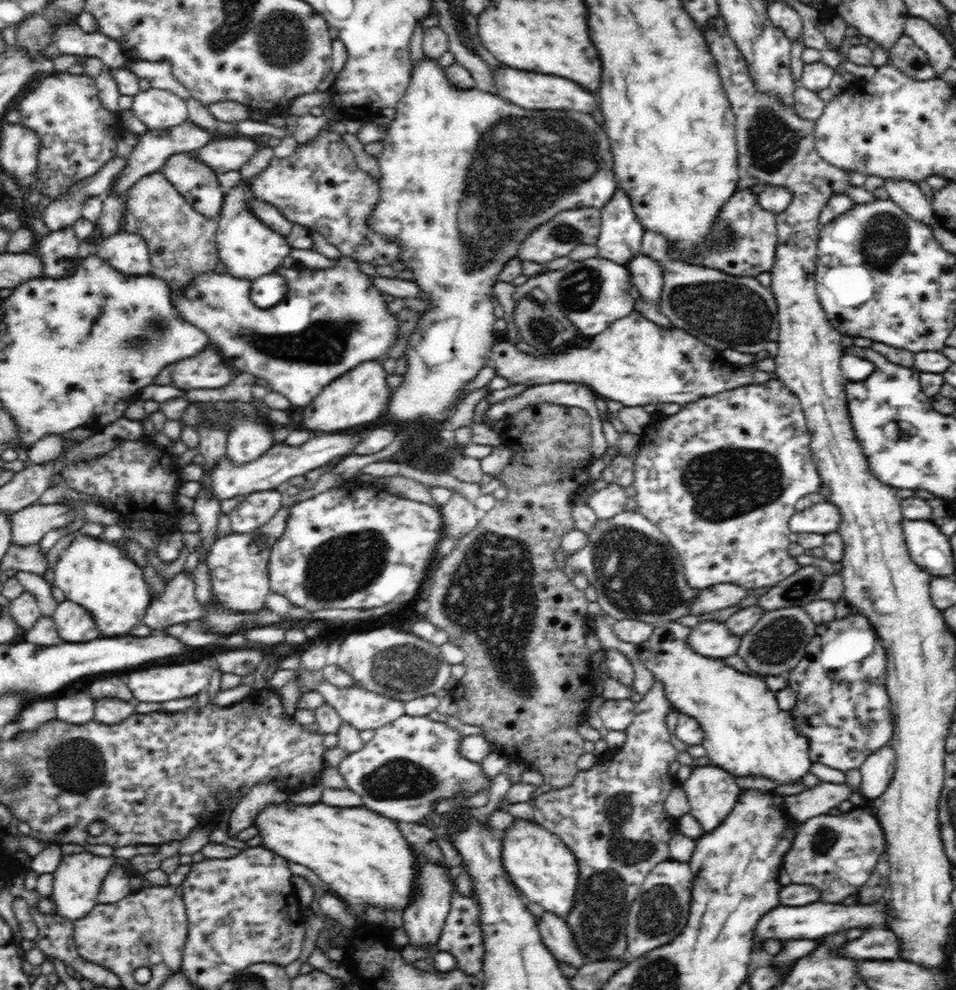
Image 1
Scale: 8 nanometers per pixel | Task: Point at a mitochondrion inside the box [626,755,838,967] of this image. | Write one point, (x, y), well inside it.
(659, 911)

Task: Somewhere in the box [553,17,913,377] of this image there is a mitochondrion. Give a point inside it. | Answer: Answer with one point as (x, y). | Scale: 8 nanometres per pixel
(725, 311)

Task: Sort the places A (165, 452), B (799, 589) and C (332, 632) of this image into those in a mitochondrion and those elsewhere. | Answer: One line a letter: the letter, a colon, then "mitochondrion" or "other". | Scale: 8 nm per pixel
A: other
B: mitochondrion
C: other

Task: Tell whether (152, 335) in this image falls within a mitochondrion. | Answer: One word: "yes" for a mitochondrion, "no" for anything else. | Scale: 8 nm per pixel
yes

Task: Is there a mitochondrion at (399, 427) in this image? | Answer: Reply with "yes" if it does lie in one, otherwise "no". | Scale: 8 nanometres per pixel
no

